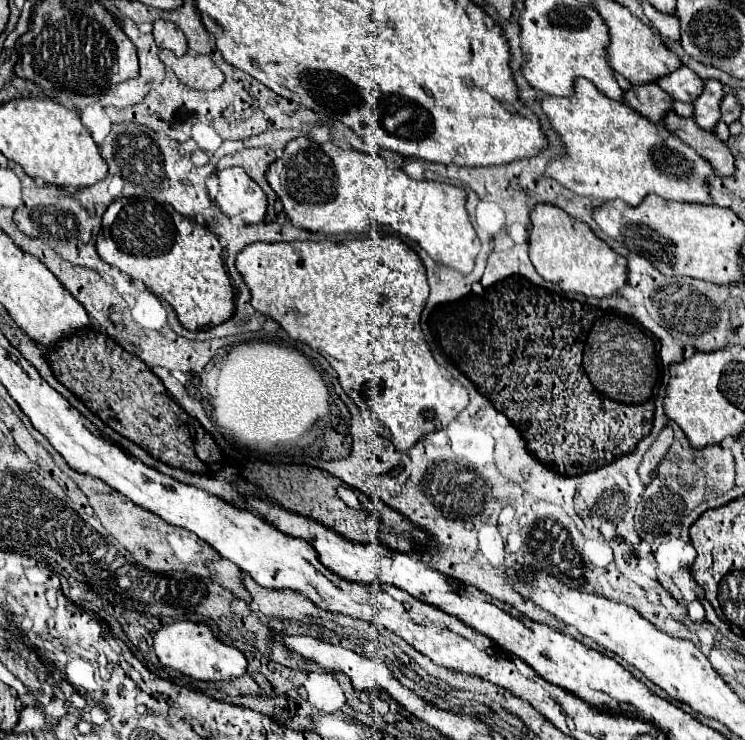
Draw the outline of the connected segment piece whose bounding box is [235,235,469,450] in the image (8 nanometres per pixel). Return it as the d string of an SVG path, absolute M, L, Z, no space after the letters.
M378 235L375 237L351 238L351 240L345 240L345 244L337 244L337 242L331 242L331 240L321 240L321 242L313 242L313 240L303 240L301 242L301 240L295 240L295 242L275 242L275 244L255 242L255 244L245 246L237 254L235 266L243 274L243 280L245 280L245 284L251 290L251 304L253 304L253 308L257 312L261 312L261 314L277 320L287 330L287 334L291 338L301 340L301 342L309 344L313 350L321 352L323 356L339 362L339 366L335 366L333 370L337 372L341 388L347 392L347 396L363 412L367 410L373 416L377 432L381 436L389 438L395 444L397 450L409 450L417 442L417 438L423 438L427 432L445 428L469 404L467 390L461 386L459 380L455 380L443 366L439 366L435 362L435 358L433 358L433 354L429 350L429 344L425 342L425 336L423 336L423 330L421 330L421 324L419 324L419 316L421 316L421 312L425 308L425 302L427 302L427 296L429 296L429 284L427 284L427 276L425 276L425 266L421 262L421 258L415 254L415 250L411 250L397 236Z

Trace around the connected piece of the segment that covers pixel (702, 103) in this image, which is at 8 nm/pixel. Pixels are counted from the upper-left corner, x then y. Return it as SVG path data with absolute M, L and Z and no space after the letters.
M705 80L703 94L693 102L695 120L701 128L713 130L721 118L721 100L725 98L723 84L717 80Z

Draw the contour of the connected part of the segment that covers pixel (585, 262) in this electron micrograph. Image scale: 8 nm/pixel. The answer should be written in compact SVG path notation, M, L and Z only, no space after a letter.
M539 202L539 206L531 210L529 218L531 218L529 256L531 256L531 262L533 262L535 270L547 282L559 284L563 290L575 290L575 292L581 292L585 296L595 296L595 298L611 296L627 282L627 262L625 262L625 258L619 256L615 250L611 250L601 238L597 238L585 222L571 218L561 208L553 206L553 204L547 204L547 202Z

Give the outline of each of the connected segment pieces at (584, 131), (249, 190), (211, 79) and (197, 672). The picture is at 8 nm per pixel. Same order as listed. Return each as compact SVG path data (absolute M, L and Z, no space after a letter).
M587 78L575 80L573 96L569 96L569 98L545 96L541 106L543 106L543 112L549 116L553 130L563 138L563 144L567 148L565 156L551 162L545 170L545 174L549 178L555 178L557 182L561 182L565 188L573 190L575 194L591 196L597 200L619 198L631 206L641 204L647 194L657 194L665 200L673 200L673 202L713 204L713 200L709 196L709 188L707 188L707 178L711 174L715 174L713 166L705 158L701 158L691 146L687 146L677 136L673 136L663 126L663 122L657 126L657 124L649 122L645 116L641 116L639 112L635 112L625 102L615 102L615 100L607 98Z
M241 168L217 172L219 192L215 204L229 218L239 216L245 224L259 224L265 218L267 196Z
M161 50L159 58L189 88L215 90L223 84L223 72L207 54L187 52L183 56L175 56L171 50Z
M173 622L159 628L153 636L153 648L163 666L179 670L195 680L233 680L247 668L243 652L217 640L211 628L201 622Z

